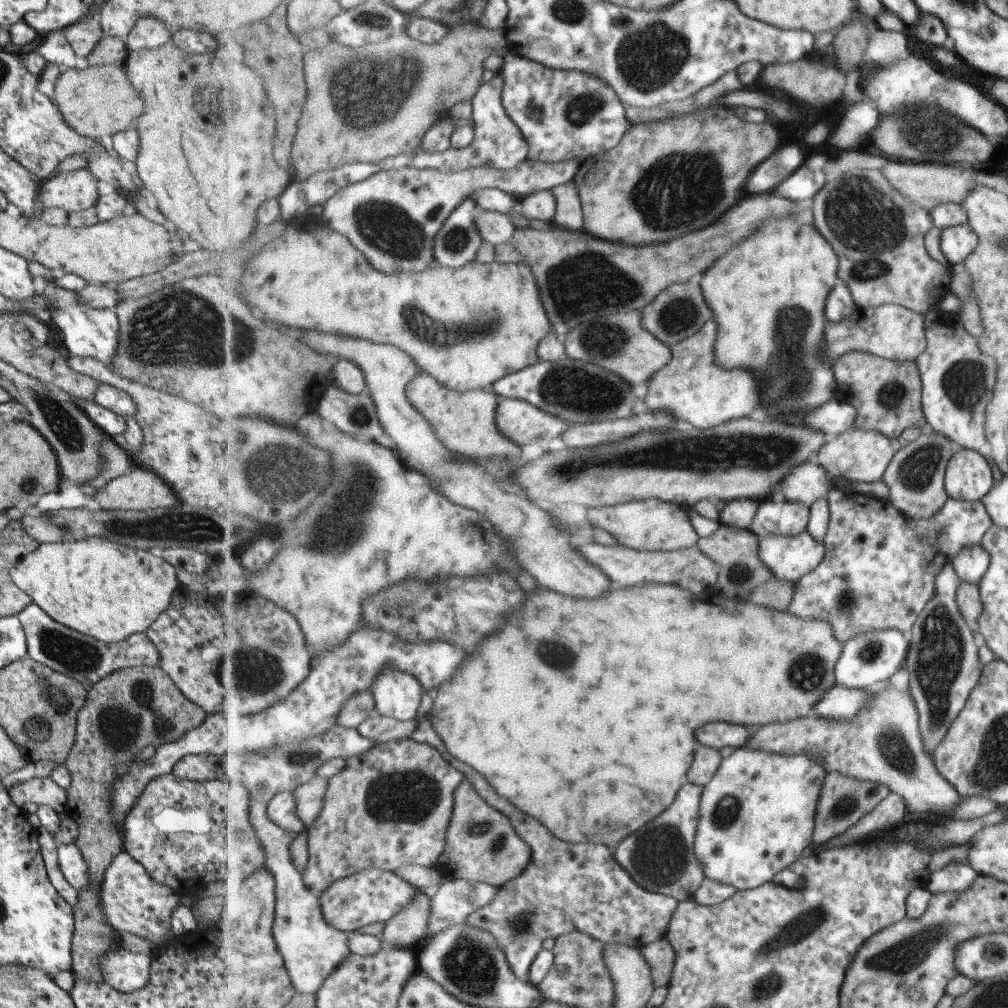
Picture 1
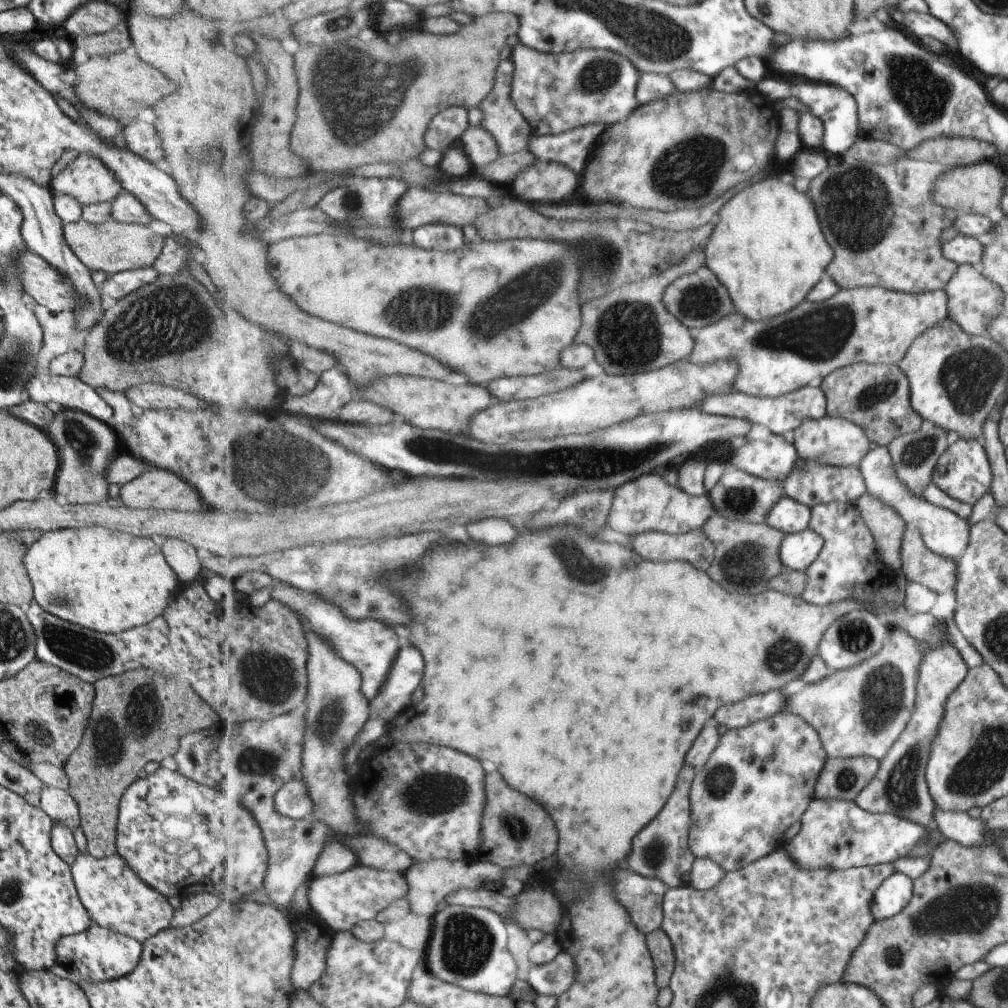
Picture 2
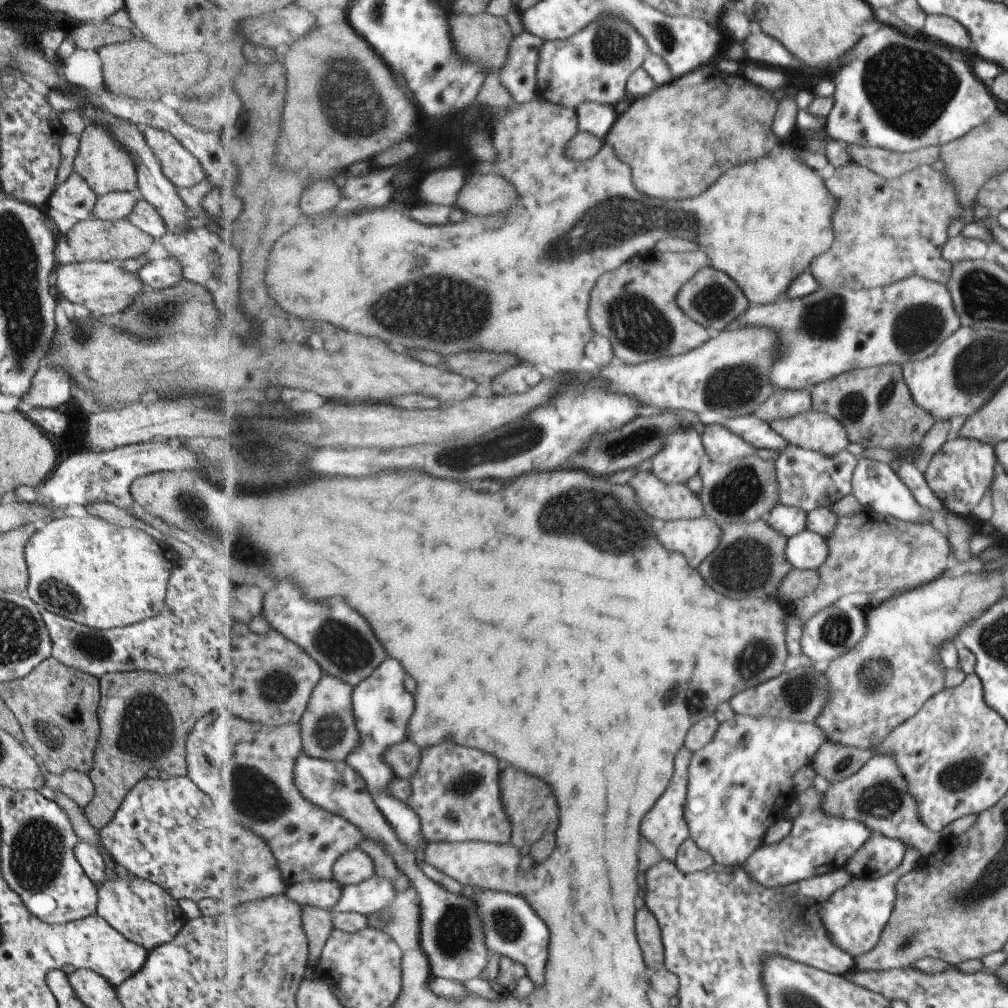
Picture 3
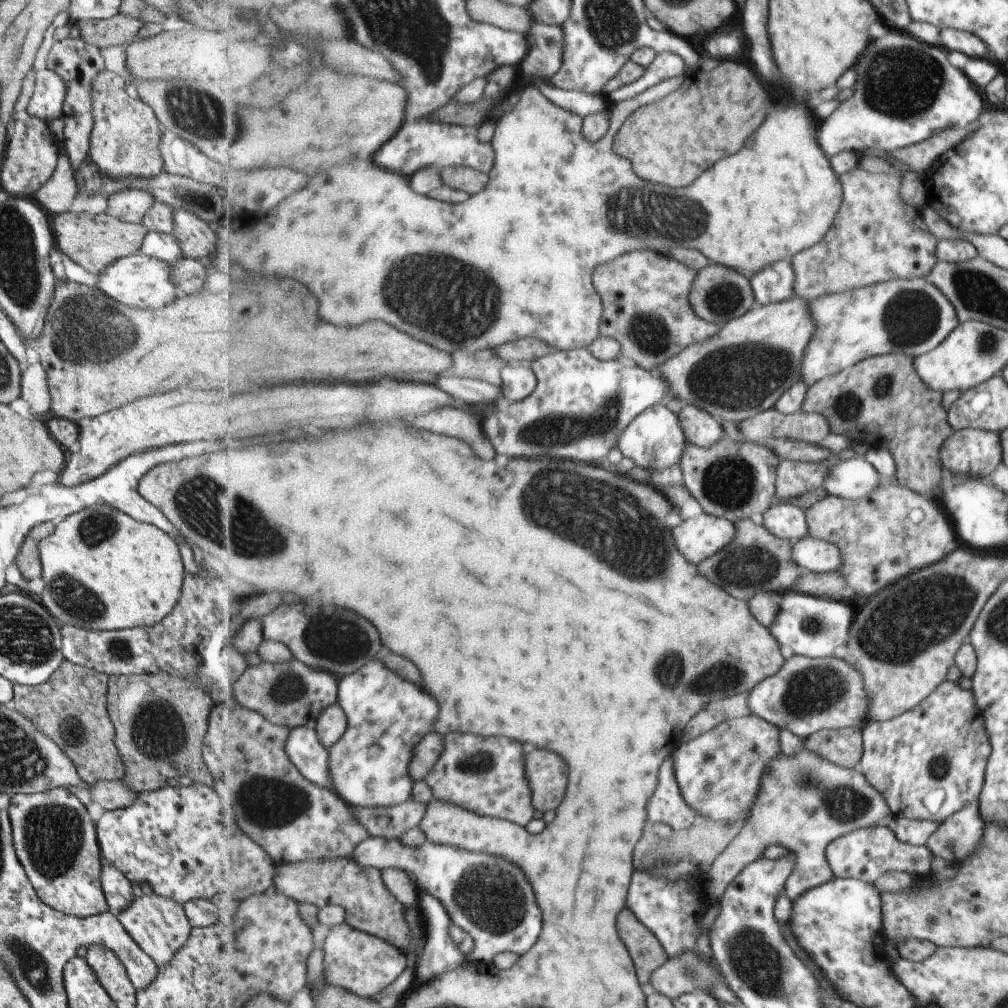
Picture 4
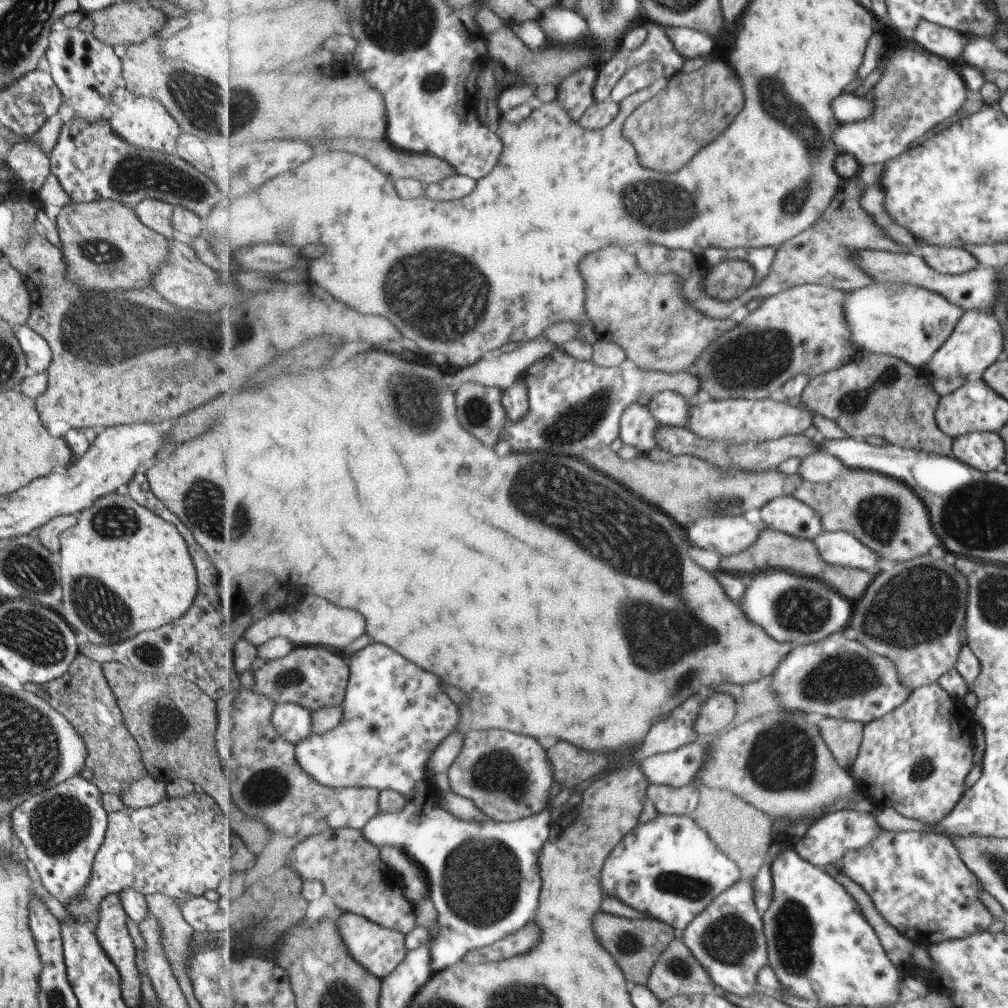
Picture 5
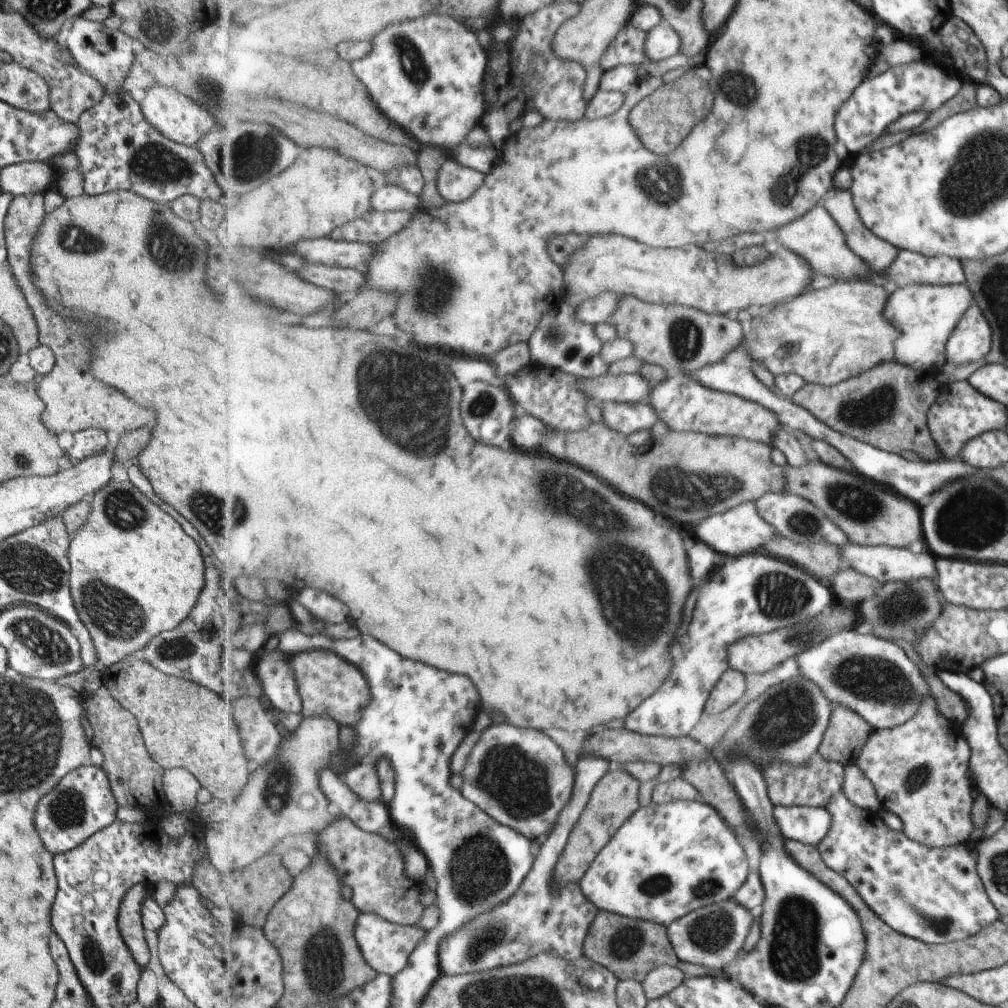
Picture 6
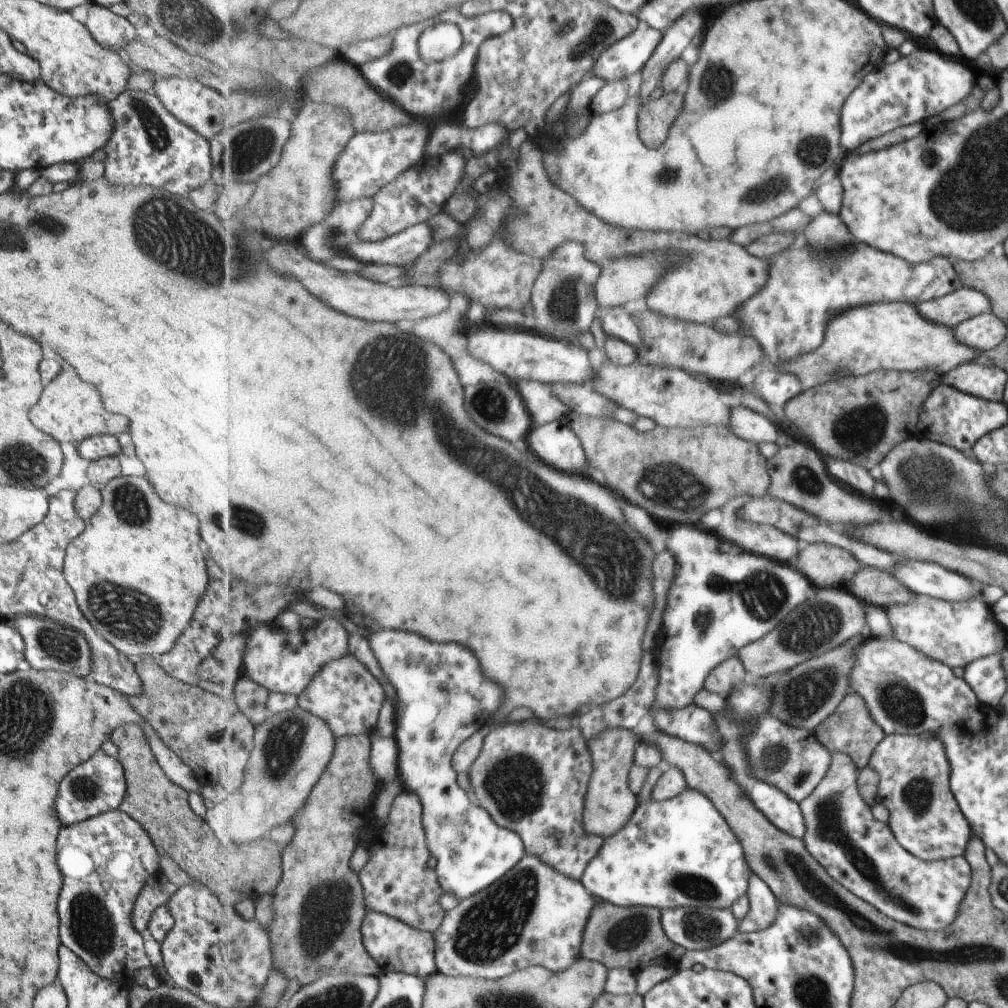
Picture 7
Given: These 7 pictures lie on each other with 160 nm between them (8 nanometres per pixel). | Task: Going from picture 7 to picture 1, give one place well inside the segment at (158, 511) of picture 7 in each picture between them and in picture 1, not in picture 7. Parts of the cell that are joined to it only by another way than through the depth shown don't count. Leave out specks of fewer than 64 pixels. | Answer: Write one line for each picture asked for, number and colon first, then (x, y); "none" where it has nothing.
1: (106, 590)
2: (102, 579)
3: (104, 576)
4: (103, 570)
5: (122, 570)
6: (133, 573)

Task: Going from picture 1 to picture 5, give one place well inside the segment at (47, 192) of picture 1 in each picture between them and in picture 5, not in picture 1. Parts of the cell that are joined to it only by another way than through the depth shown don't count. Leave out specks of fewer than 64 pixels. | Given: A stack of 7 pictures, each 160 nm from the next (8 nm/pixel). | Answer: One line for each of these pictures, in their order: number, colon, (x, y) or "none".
2: (86, 178)
3: (103, 164)
4: (124, 139)
5: (141, 121)

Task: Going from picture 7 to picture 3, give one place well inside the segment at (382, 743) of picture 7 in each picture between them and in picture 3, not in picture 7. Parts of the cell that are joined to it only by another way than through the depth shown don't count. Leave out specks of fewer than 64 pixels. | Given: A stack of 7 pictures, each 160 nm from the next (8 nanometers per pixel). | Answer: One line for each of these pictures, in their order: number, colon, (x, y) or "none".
3: (235, 762)
4: (294, 819)
5: (271, 786)
6: (364, 782)

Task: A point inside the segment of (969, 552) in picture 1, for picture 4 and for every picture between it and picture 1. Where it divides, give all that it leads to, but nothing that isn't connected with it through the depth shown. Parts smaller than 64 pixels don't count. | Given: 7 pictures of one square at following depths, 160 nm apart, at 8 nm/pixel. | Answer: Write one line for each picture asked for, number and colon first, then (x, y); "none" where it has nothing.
2: (943, 532)
3: (874, 484)
4: (854, 478)

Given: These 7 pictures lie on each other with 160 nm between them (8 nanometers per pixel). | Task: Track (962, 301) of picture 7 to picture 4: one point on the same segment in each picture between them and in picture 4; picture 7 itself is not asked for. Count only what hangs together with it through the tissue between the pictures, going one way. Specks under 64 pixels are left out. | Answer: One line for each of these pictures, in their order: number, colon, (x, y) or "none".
4: (909, 316)
5: (908, 322)
6: (926, 315)

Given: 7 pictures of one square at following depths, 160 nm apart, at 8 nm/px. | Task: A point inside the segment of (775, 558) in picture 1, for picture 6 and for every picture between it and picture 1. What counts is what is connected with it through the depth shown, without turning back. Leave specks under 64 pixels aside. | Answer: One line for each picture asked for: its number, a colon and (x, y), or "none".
2: (800, 550)
3: (808, 550)
4: (817, 555)
5: (841, 549)
6: (885, 564)

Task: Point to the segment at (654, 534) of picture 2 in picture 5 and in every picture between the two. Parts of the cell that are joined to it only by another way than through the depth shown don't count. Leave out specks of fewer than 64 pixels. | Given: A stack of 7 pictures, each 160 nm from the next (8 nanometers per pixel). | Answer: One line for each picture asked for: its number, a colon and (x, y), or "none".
3: (698, 538)
4: (699, 538)
5: (725, 536)

